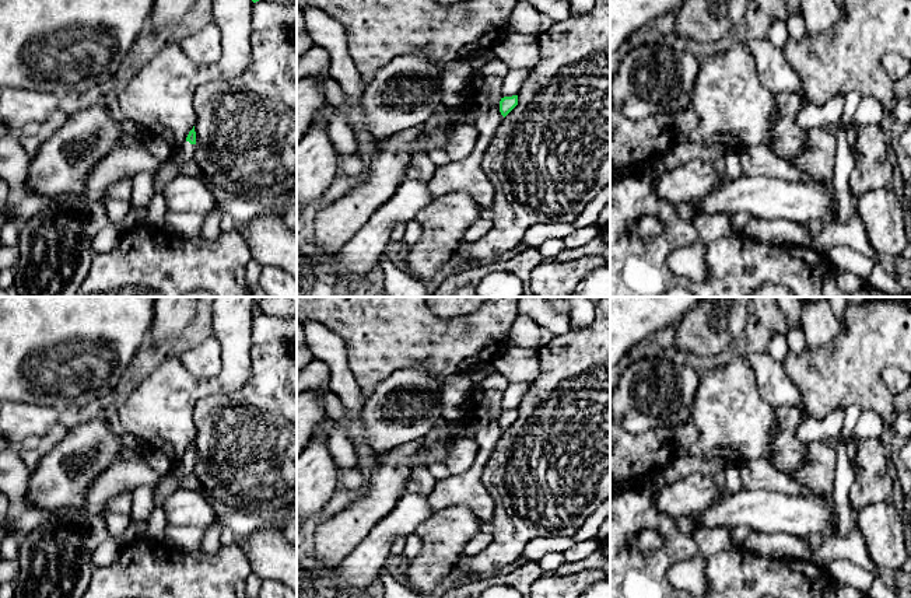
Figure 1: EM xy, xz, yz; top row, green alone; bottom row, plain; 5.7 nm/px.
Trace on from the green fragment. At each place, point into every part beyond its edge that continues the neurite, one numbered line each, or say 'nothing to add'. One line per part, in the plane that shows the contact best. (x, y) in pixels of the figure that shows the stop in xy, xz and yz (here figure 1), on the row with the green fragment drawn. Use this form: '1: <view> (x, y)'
1: xy (182, 154)

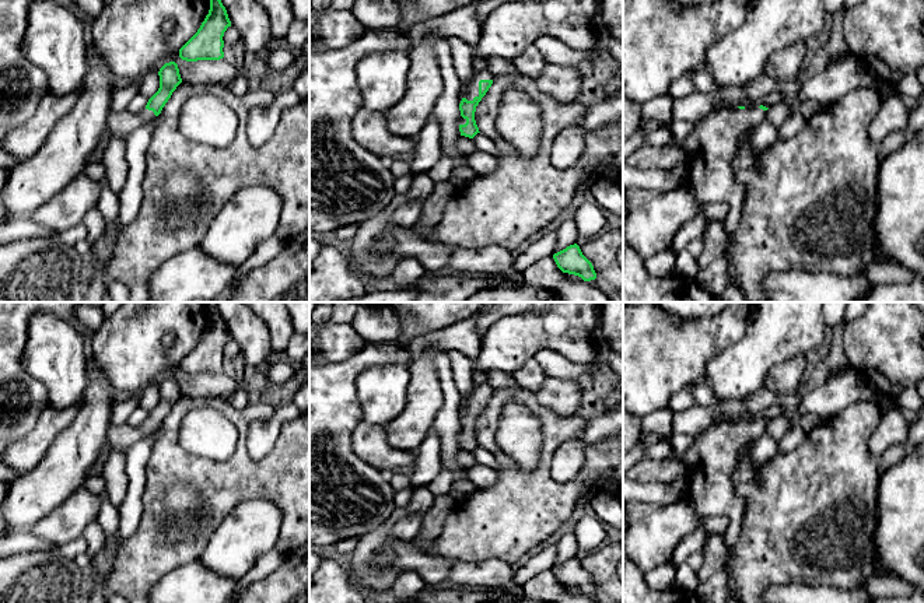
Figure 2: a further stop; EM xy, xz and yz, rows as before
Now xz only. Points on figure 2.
1: xz (469, 91)

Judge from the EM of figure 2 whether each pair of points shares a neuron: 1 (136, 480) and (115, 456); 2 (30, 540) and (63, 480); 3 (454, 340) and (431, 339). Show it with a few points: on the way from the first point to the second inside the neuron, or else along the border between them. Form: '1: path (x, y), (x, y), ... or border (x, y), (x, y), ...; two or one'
1: border (126, 452), (125, 474), (128, 490), (123, 500); two
2: border (30, 528), (14, 530); two
3: path (448, 339), (437, 339); one

